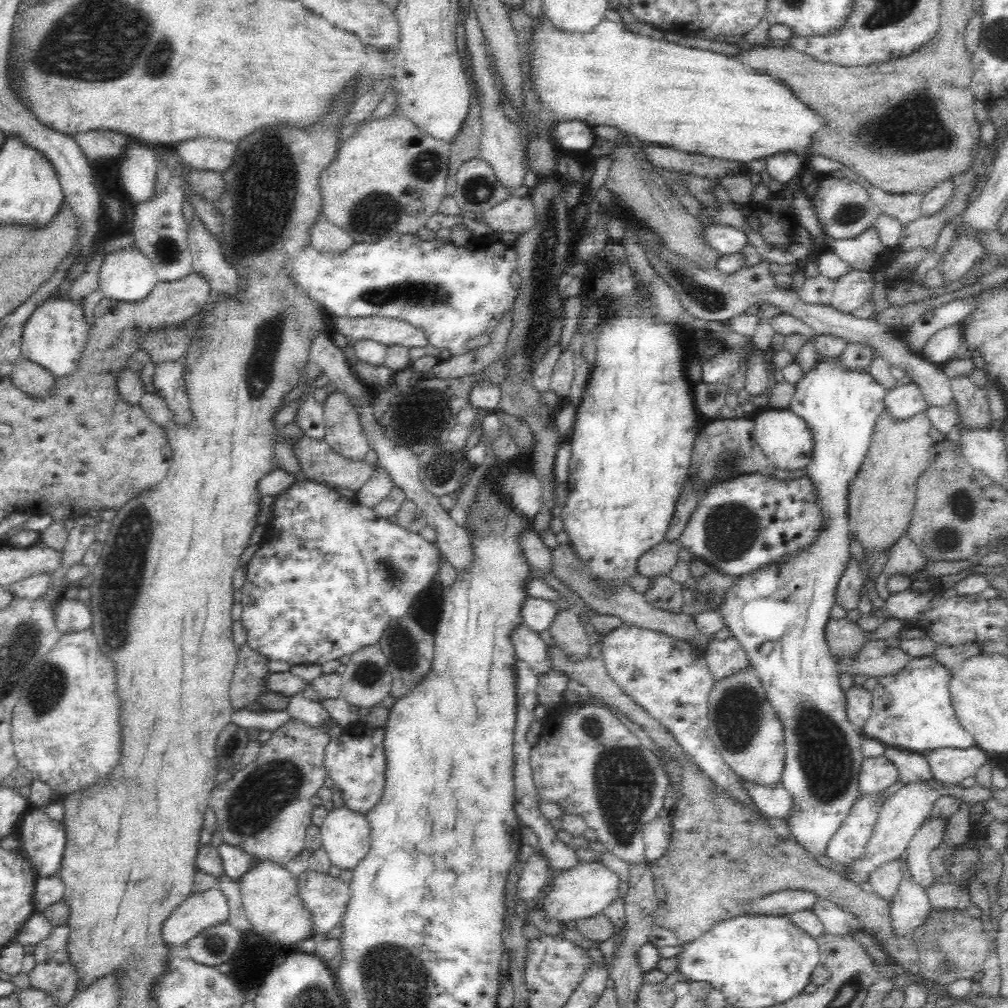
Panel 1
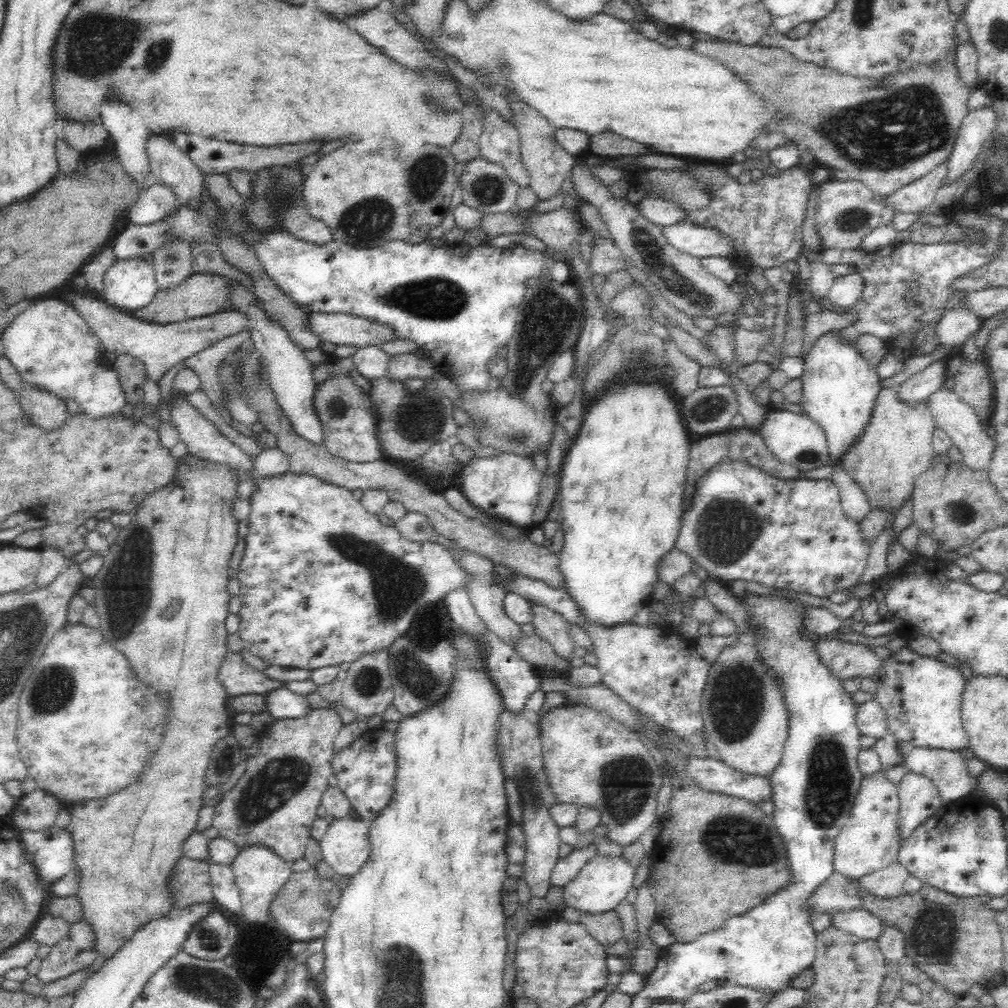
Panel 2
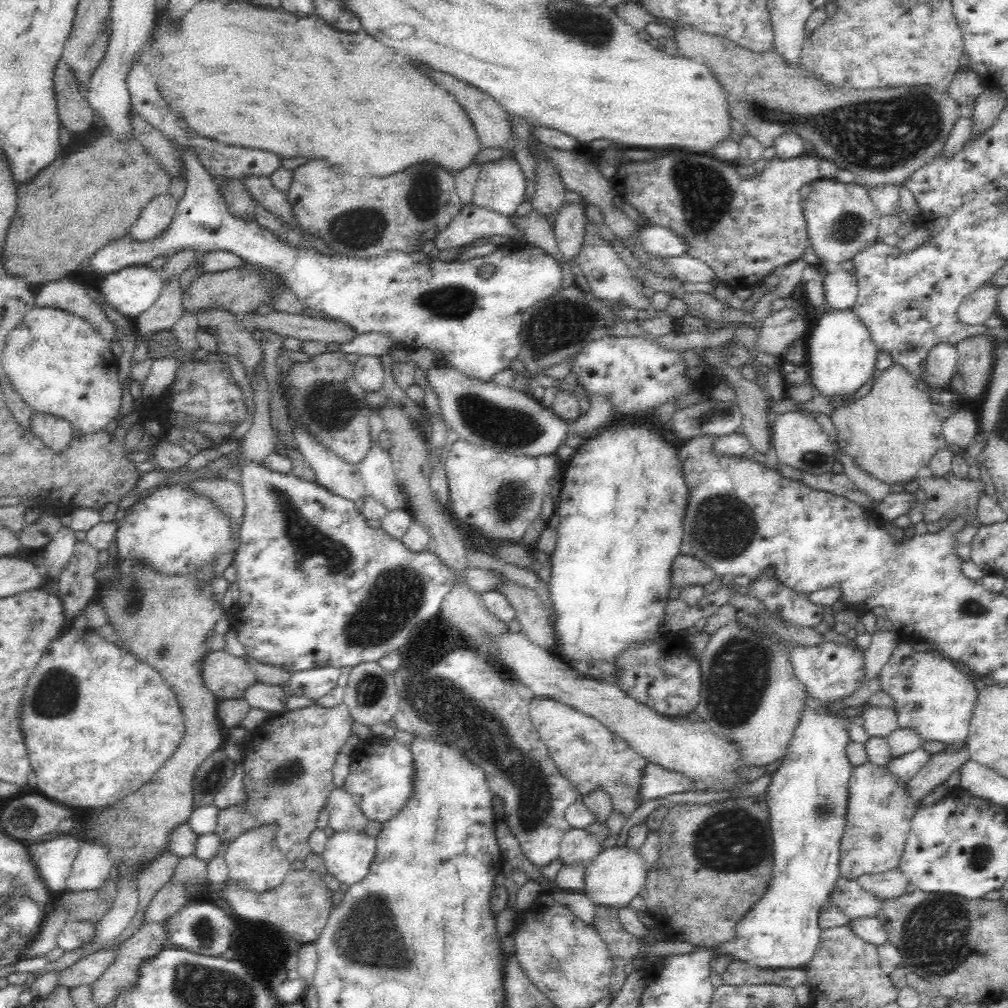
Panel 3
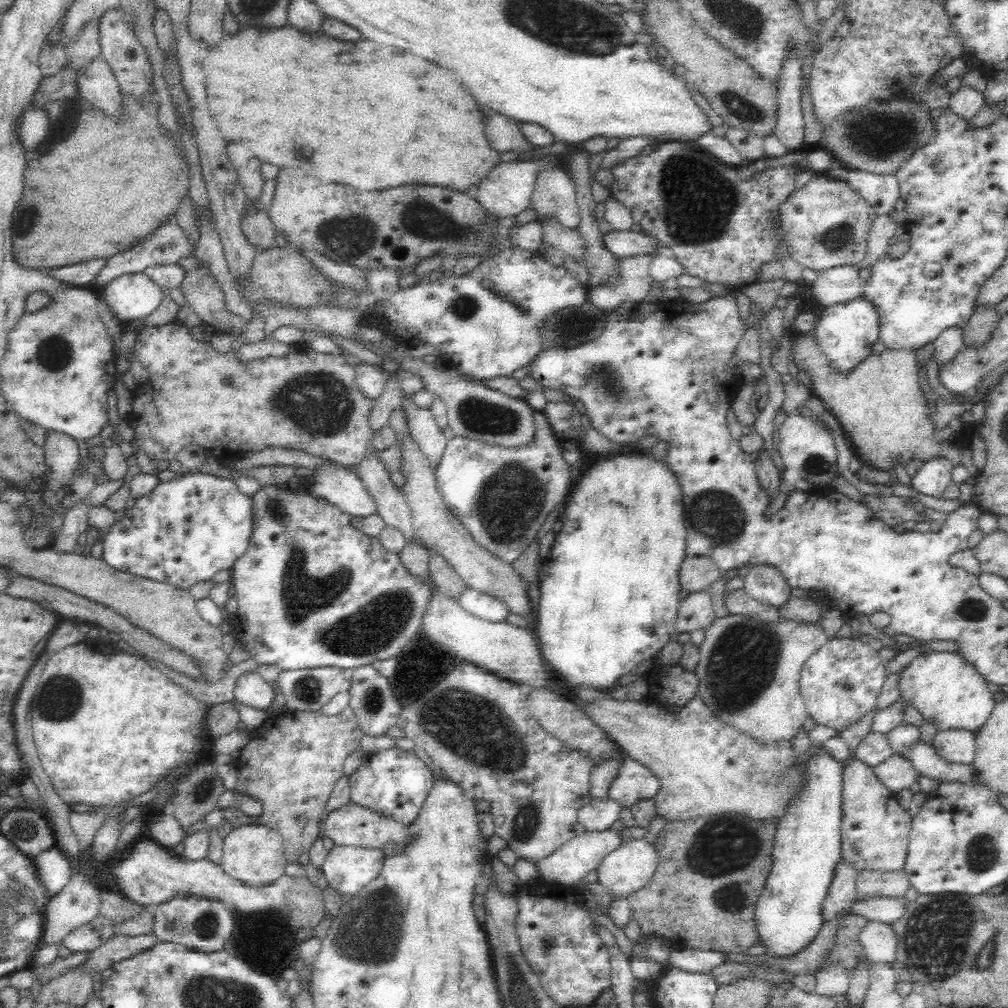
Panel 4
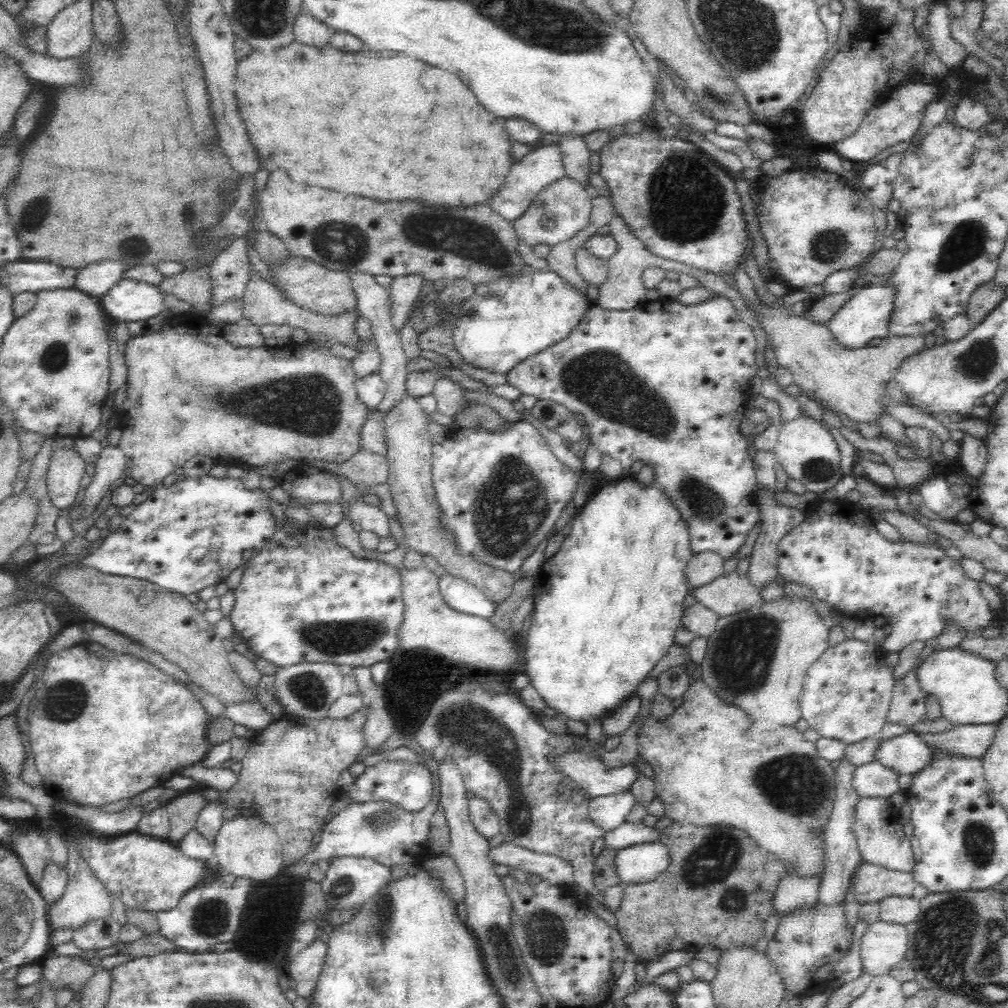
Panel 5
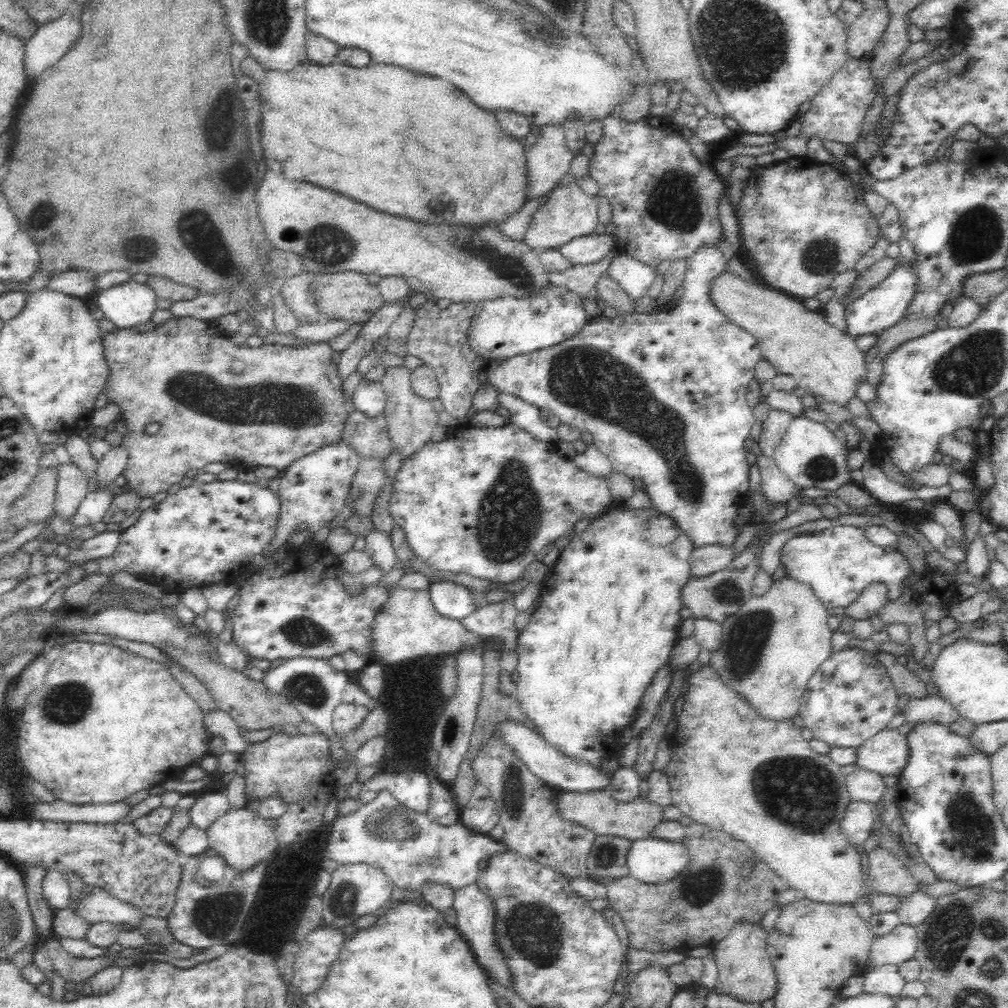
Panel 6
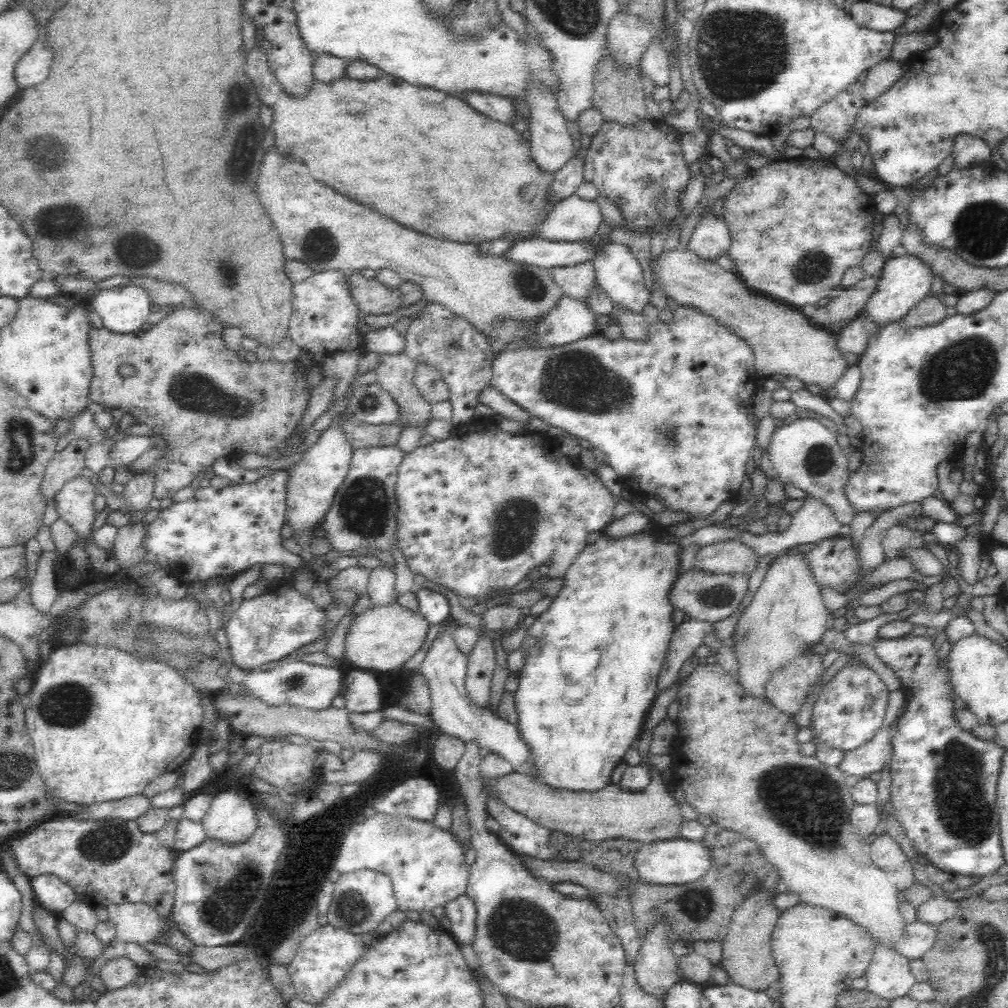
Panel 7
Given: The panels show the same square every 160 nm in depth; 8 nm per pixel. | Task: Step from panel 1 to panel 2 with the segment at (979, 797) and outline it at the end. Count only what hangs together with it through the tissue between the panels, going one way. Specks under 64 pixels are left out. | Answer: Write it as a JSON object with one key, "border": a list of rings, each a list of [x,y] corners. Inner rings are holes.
{"border":[[[907,772],[896,785],[899,790],[899,835],[903,842],[918,824],[938,812],[943,802],[927,776]]]}

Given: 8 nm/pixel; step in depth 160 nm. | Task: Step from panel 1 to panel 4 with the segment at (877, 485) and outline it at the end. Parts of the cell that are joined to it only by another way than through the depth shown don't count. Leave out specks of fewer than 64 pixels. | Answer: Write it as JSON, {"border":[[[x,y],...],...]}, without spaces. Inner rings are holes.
{"border":[[[813,331],[793,332],[789,337],[789,354],[792,362],[799,371],[808,373],[812,387],[811,394],[824,401],[827,410],[834,414],[841,422],[844,435],[851,442],[856,457],[861,459],[864,464],[876,467],[878,470],[891,472],[892,463],[896,456],[904,465],[910,458],[918,458],[922,463],[931,458],[946,458],[953,466],[962,464],[962,449],[950,441],[941,440],[934,436],[934,423],[932,416],[928,415],[926,400],[920,387],[918,387],[918,357],[914,348],[900,348],[900,350],[890,350],[886,348],[882,354],[866,356],[852,372],[838,372],[831,367],[830,361],[818,346]]]}

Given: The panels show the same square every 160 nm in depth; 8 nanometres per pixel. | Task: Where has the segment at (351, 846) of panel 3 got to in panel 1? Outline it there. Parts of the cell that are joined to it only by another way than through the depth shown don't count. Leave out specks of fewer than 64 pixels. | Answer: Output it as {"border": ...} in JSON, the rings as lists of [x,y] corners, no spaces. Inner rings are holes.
{"border":[[[337,802],[334,809],[326,815],[319,829],[322,847],[326,849],[331,865],[338,866],[342,870],[356,868],[369,851],[372,840],[367,816],[350,810],[340,802]]]}

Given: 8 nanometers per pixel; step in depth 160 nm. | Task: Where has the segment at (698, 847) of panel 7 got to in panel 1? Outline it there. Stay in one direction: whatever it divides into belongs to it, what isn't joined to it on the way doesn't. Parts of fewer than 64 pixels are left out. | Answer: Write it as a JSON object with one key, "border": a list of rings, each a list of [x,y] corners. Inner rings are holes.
{"border":[[[598,859],[592,862],[578,863],[574,868],[562,872],[552,871],[553,885],[548,896],[541,900],[540,905],[549,918],[560,922],[580,920],[601,913],[618,897],[619,874],[610,870]]]}

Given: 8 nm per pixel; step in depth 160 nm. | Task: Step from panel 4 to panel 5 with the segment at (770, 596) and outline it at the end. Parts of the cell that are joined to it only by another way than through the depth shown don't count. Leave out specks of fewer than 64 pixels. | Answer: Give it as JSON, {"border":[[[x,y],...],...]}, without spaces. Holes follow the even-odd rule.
{"border":[[[760,490],[759,493],[755,494],[759,505],[759,517],[763,522],[763,529],[761,530],[754,546],[754,550],[750,555],[751,563],[747,575],[750,577],[751,583],[757,589],[760,589],[764,584],[777,580],[776,576],[779,574],[777,571],[778,546],[782,541],[782,538],[784,538],[786,534],[789,534],[792,528],[800,526],[800,523],[806,519],[807,514],[805,511],[797,511],[788,506],[779,506],[776,503],[775,498],[773,498],[769,492],[763,492],[763,490]]]}

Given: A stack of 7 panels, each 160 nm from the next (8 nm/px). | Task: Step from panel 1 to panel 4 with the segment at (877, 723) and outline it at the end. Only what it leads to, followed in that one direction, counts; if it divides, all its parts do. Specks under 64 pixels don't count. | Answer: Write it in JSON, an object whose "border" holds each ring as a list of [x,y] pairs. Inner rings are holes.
{"border":[[[927,651],[918,656],[901,672],[899,691],[903,700],[907,700],[921,712],[924,720],[934,720],[939,730],[967,728],[976,731],[990,718],[996,704],[994,693],[988,689],[987,680],[978,672],[974,664],[958,652]]]}

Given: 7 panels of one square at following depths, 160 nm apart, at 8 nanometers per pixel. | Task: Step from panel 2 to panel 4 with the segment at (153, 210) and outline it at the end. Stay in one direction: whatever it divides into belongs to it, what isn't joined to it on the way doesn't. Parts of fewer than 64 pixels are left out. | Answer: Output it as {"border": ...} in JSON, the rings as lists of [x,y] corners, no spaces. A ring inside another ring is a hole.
{"border":[[[170,217],[165,223],[162,223],[147,239],[139,241],[136,246],[126,249],[125,251],[114,254],[105,260],[104,267],[96,276],[90,280],[96,288],[104,288],[115,278],[125,274],[136,274],[143,272],[146,268],[156,265],[172,265],[177,264],[178,260],[184,257],[192,256],[197,248],[198,240],[191,242],[188,240],[186,233],[180,228],[178,221],[174,217]]]}

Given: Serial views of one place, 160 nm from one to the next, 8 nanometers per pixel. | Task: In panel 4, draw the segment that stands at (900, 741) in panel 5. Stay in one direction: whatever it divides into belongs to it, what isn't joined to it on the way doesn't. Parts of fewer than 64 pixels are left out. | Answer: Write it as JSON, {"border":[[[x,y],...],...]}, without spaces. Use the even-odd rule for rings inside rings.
{"border":[[[921,739],[902,752],[900,757],[908,759],[912,763],[912,769],[916,775],[927,776],[938,781],[961,780],[964,784],[970,782],[974,776],[977,780],[981,780],[973,763],[950,762],[938,755],[932,744],[927,744]]]}

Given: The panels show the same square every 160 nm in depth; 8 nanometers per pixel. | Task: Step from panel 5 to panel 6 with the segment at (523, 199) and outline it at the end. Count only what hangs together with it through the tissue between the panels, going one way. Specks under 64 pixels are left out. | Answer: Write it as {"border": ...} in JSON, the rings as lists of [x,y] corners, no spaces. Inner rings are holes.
{"border":[[[552,123],[545,125],[542,127],[537,141],[530,148],[526,148],[527,181],[529,184],[527,188],[528,201],[536,198],[536,196],[546,194],[550,188],[554,188],[554,184],[557,184],[558,180],[568,174],[573,152],[570,152],[568,148],[565,134],[562,125],[552,125]]]}

